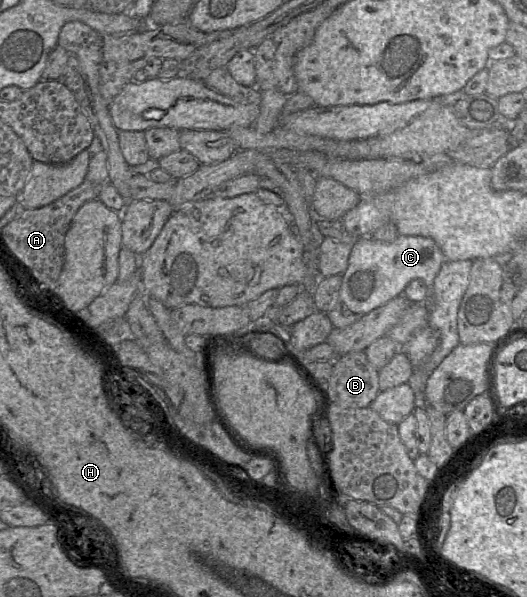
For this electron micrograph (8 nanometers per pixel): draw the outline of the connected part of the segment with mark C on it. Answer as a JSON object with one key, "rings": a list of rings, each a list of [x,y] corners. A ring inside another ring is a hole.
{"rings":[[[399,235],[396,240],[390,243],[374,240],[370,237],[358,238],[353,244],[347,269],[342,275],[342,284],[337,302],[334,308],[327,312],[333,327],[344,328],[353,324],[373,309],[402,295],[406,286],[416,278],[421,278],[427,283],[430,296],[434,279],[446,261],[445,255],[440,247],[429,237]]]}

